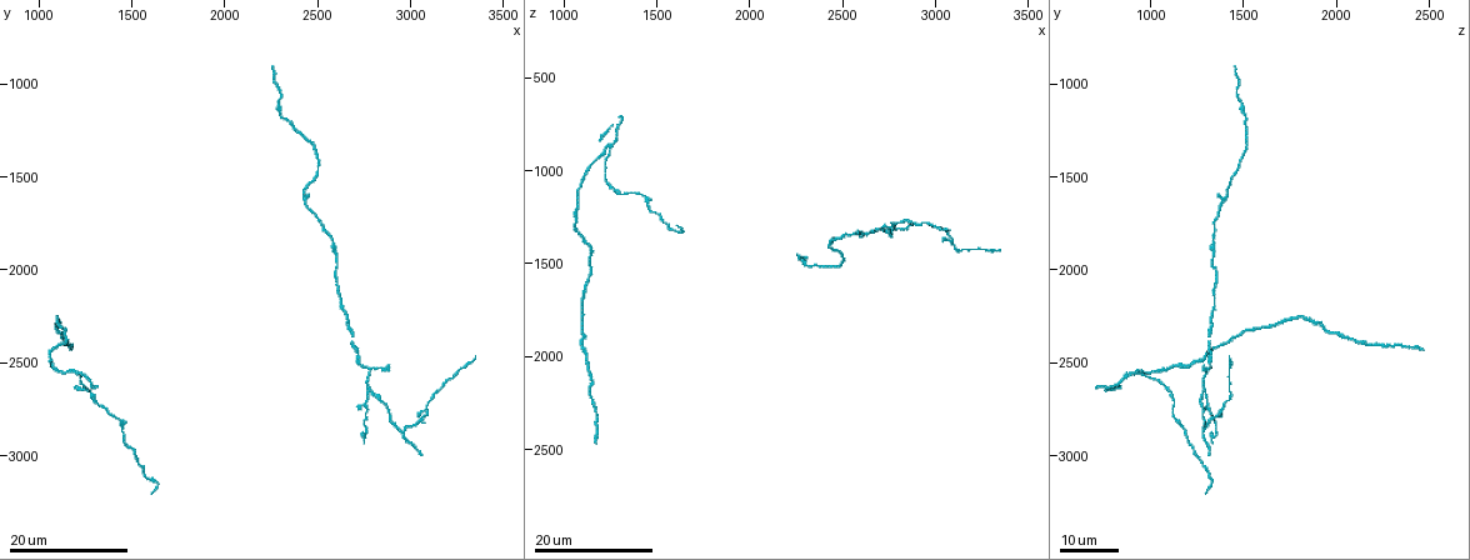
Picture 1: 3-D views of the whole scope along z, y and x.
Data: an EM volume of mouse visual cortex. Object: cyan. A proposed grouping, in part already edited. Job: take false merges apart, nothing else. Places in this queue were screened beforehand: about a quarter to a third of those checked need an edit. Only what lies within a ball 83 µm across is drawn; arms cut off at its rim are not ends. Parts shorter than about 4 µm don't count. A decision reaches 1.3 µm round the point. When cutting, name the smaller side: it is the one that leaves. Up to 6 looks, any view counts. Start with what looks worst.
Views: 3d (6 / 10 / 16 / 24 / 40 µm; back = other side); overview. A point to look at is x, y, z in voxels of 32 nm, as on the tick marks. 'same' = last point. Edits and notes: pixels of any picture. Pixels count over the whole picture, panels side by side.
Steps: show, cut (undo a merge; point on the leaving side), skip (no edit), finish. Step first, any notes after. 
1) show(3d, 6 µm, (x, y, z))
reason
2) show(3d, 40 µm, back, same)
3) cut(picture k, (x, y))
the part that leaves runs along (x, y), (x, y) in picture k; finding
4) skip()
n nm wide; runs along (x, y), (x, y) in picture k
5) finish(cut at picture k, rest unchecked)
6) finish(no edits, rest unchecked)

show(3d, 24 µm, (2800, 2660, 1280))
two arms in line, one across

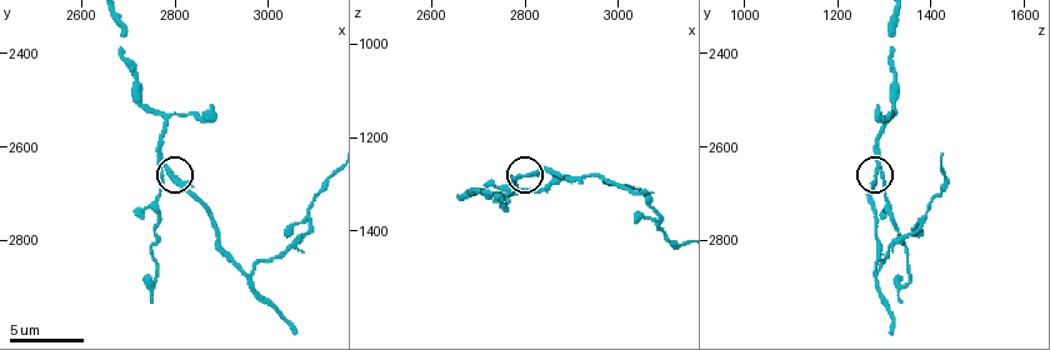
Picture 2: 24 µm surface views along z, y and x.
show(3d, 10 µm, (2785, 2645, 1280))

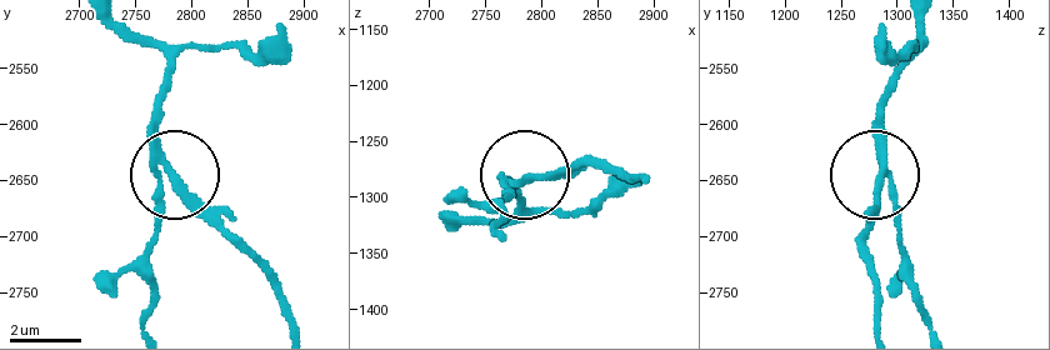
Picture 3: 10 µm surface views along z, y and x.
cut(picture 3, (160, 216))
200 nm wide; a second cell is stuck on

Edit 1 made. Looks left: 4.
show(overview)
redraw

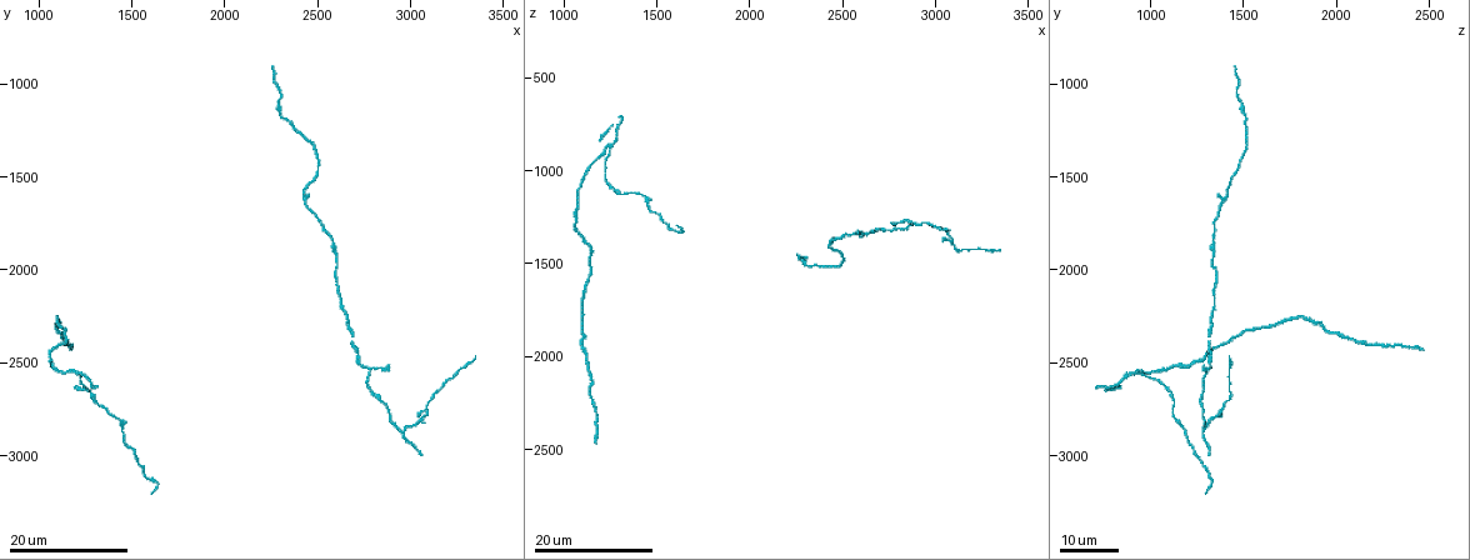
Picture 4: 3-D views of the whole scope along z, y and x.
show(3d, 16 µm, (2960, 2860, 1280))
three arms meet

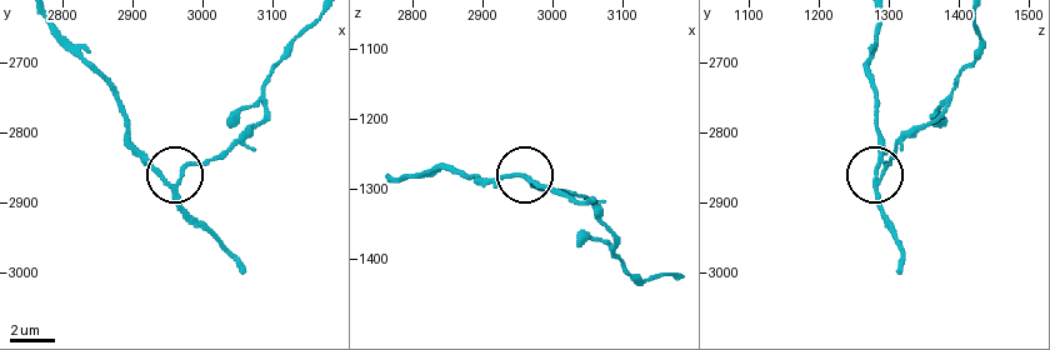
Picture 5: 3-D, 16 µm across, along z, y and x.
show(3d, 10 µm, (2965, 2875, 1280))

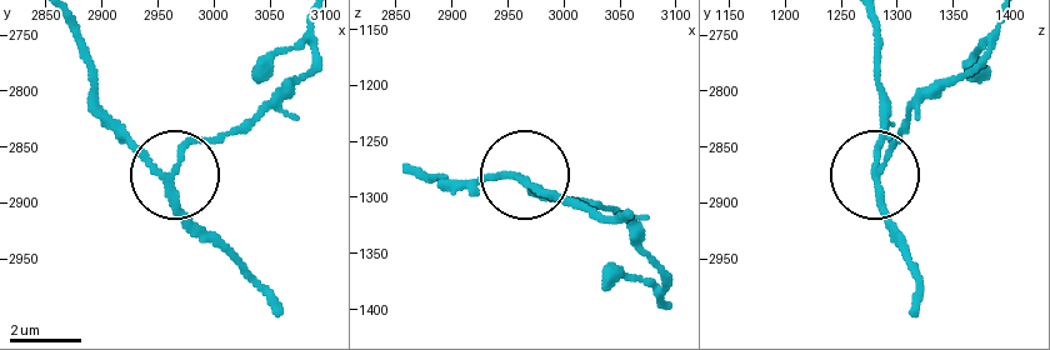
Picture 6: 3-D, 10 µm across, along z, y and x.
show(3d, 10 µm, back, (2960, 2874, 1280))

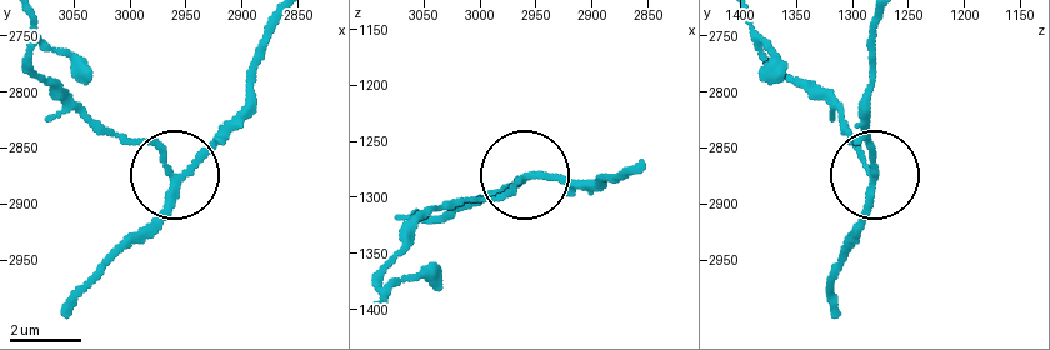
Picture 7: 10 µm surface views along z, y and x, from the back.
cut(picture 7, (134, 143))
170 nm wide; the part that leaves runs along (165, 169), (150, 145), (114, 134), (43, 74), (34, 20) in picture 7; a second cell is stuck on

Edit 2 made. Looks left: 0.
finish(cut at picture 3, cut at picture 7, rest unchecked)

